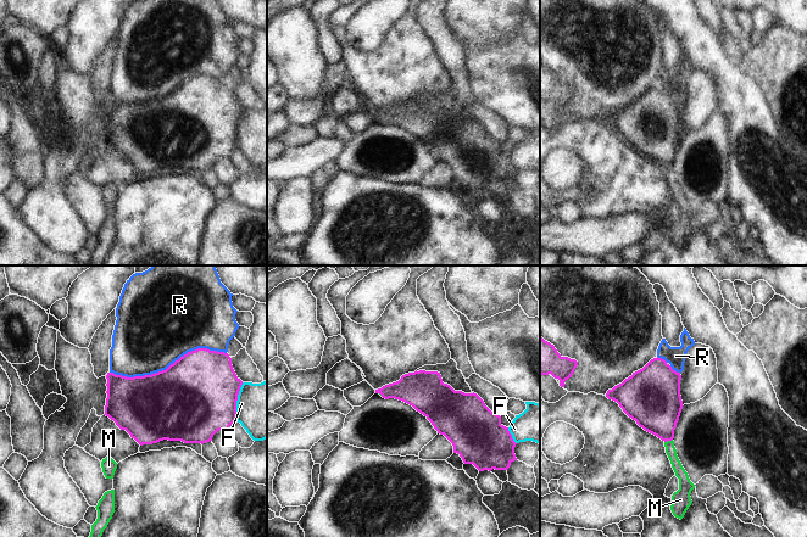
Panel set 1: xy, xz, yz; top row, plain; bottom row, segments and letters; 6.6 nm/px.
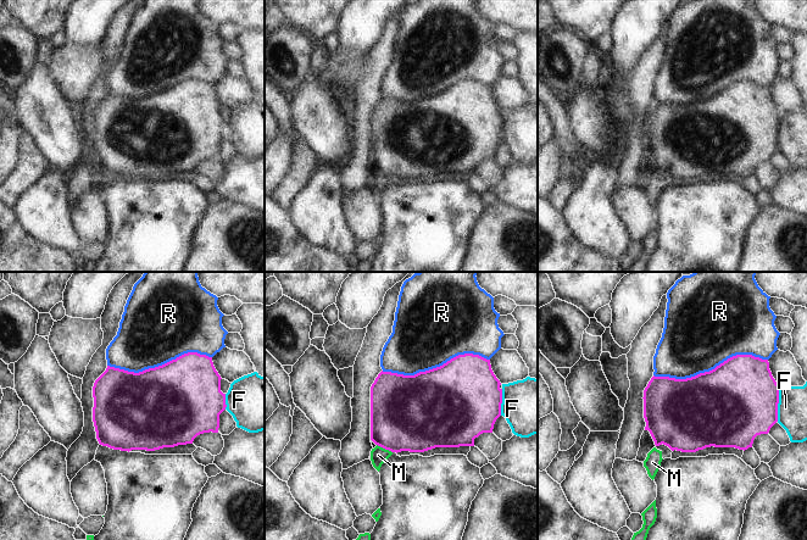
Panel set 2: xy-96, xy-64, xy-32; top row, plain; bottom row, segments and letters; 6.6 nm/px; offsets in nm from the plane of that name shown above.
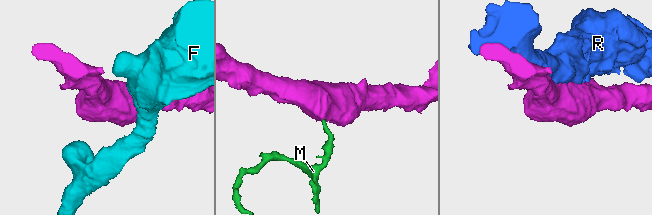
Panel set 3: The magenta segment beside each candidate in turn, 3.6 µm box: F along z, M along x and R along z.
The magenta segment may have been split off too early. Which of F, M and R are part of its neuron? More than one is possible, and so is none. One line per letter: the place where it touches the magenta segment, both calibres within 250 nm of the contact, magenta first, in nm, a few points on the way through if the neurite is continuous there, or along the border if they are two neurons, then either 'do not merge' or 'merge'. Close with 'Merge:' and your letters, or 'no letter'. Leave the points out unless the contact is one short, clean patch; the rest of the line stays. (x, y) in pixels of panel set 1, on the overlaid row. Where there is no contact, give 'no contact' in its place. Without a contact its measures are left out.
F: xy (235, 402) | 500/360 nm | do not merge
M: yz (668, 440) | 340/70 nm | across yz (655, 404), (668, 440), (671, 451) | merge
R: xy (168, 367) | 500/480 nm | do not merge
Merge: M

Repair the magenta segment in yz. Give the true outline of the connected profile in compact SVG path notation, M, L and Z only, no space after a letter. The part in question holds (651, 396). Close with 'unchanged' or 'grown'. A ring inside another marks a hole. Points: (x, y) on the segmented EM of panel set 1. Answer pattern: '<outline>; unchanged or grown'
M657 357L608 390L606 397L617 402L640 427L664 442L666 453L679 479L679 490L672 496L670 510L681 520L692 503L690 494L695 485L683 468L673 441L683 409L680 379L680 373Z; grown

